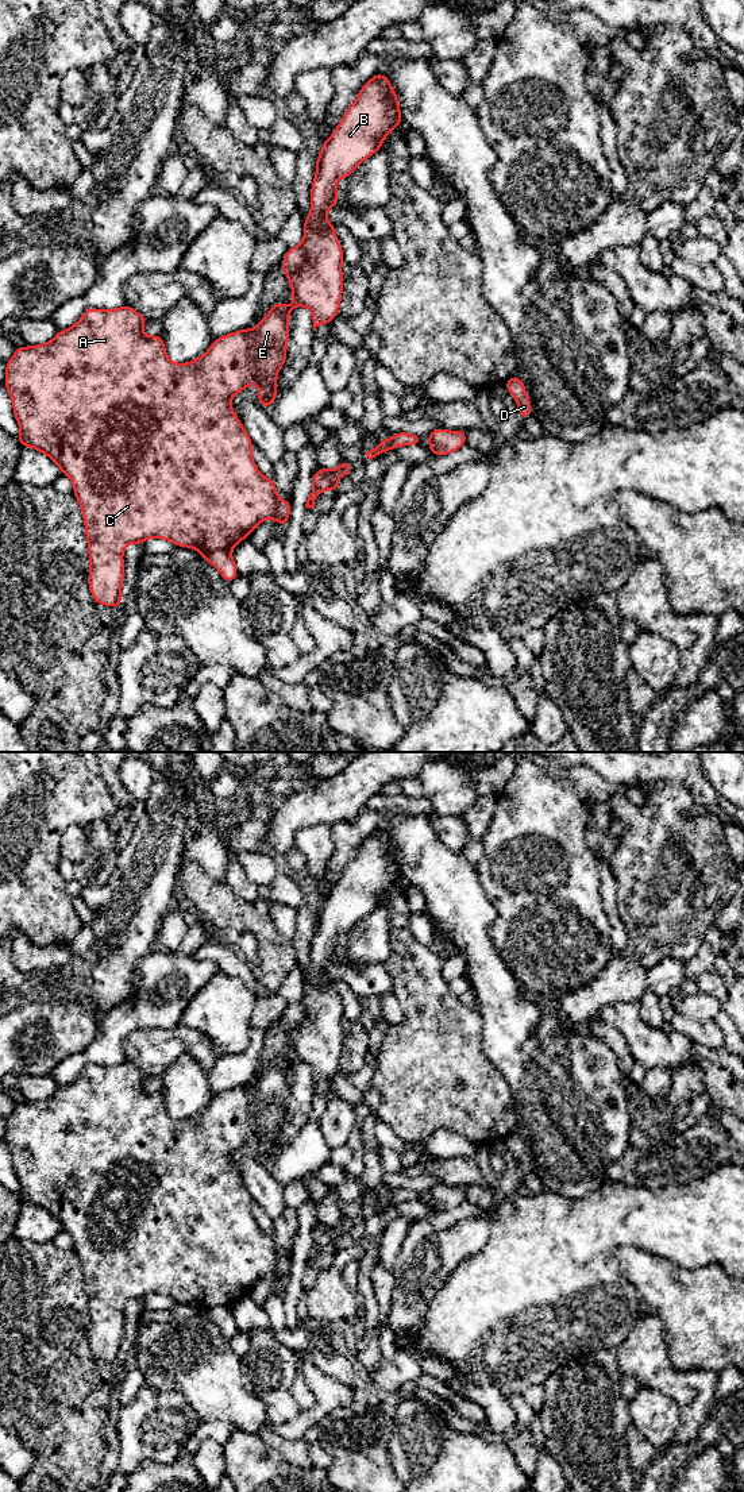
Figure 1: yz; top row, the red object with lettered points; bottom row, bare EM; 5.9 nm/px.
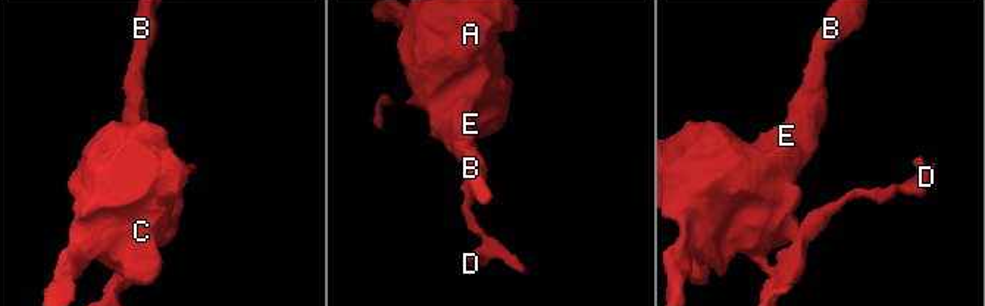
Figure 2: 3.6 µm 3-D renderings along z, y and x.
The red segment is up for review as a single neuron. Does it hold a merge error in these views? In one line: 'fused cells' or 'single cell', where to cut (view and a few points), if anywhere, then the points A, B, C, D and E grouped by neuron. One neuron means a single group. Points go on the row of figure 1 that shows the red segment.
fused cells; cut in yz along (230, 548), (205, 548), (201, 552); A B C E / D

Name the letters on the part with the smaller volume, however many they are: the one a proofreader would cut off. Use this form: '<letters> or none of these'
D

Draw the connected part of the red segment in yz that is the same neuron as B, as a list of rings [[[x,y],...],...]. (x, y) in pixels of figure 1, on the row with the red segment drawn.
[[[377,73],[371,77],[359,90],[355,101],[347,108],[340,123],[336,126],[331,136],[323,143],[321,150],[316,159],[316,176],[311,188],[311,211],[309,216],[304,219],[304,239],[298,246],[289,247],[282,262],[282,274],[289,278],[289,285],[293,293],[292,305],[288,307],[277,301],[267,315],[258,323],[255,328],[240,329],[215,339],[209,350],[196,358],[193,362],[174,363],[169,359],[163,338],[161,334],[154,336],[144,336],[142,328],[149,321],[139,312],[128,305],[115,309],[97,309],[88,308],[81,319],[68,329],[61,329],[58,334],[45,344],[16,347],[11,359],[5,363],[4,388],[8,390],[12,400],[12,409],[20,433],[16,437],[22,447],[31,447],[53,459],[62,474],[68,475],[73,482],[73,496],[77,498],[82,509],[82,518],[85,524],[85,536],[88,540],[89,554],[89,575],[88,586],[96,604],[117,608],[124,601],[120,595],[120,589],[124,581],[124,560],[123,552],[128,543],[136,543],[142,547],[147,539],[166,539],[174,543],[178,548],[188,547],[198,552],[204,550],[232,550],[243,539],[248,537],[254,528],[265,520],[274,518],[280,528],[286,525],[292,510],[292,502],[285,501],[277,496],[274,478],[265,478],[253,459],[253,442],[244,429],[242,421],[236,417],[231,398],[244,390],[251,383],[258,383],[258,402],[269,409],[274,400],[280,396],[277,390],[277,375],[281,366],[288,361],[286,344],[289,342],[289,324],[288,317],[297,307],[308,307],[312,311],[313,329],[321,324],[329,324],[340,311],[340,301],[343,293],[344,278],[342,274],[342,263],[344,255],[340,242],[335,234],[335,225],[327,220],[325,213],[336,205],[340,197],[336,190],[336,182],[340,178],[348,178],[359,163],[381,150],[385,138],[402,123],[398,99],[394,88],[392,86],[386,74]]]

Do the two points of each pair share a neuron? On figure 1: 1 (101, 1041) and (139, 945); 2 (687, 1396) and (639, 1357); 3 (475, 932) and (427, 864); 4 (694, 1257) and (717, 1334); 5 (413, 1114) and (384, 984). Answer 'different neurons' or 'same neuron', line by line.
1: different neurons
2: same neuron
3: same neuron
4: different neurons
5: different neurons

